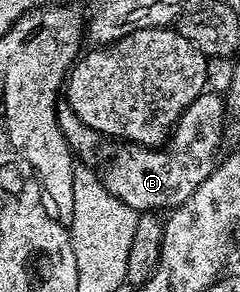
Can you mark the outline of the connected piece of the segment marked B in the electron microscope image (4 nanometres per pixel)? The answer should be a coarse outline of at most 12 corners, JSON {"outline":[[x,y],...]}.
{"outline":[[201,94],[164,146],[118,145],[107,192],[174,210],[222,153],[224,97]]}

